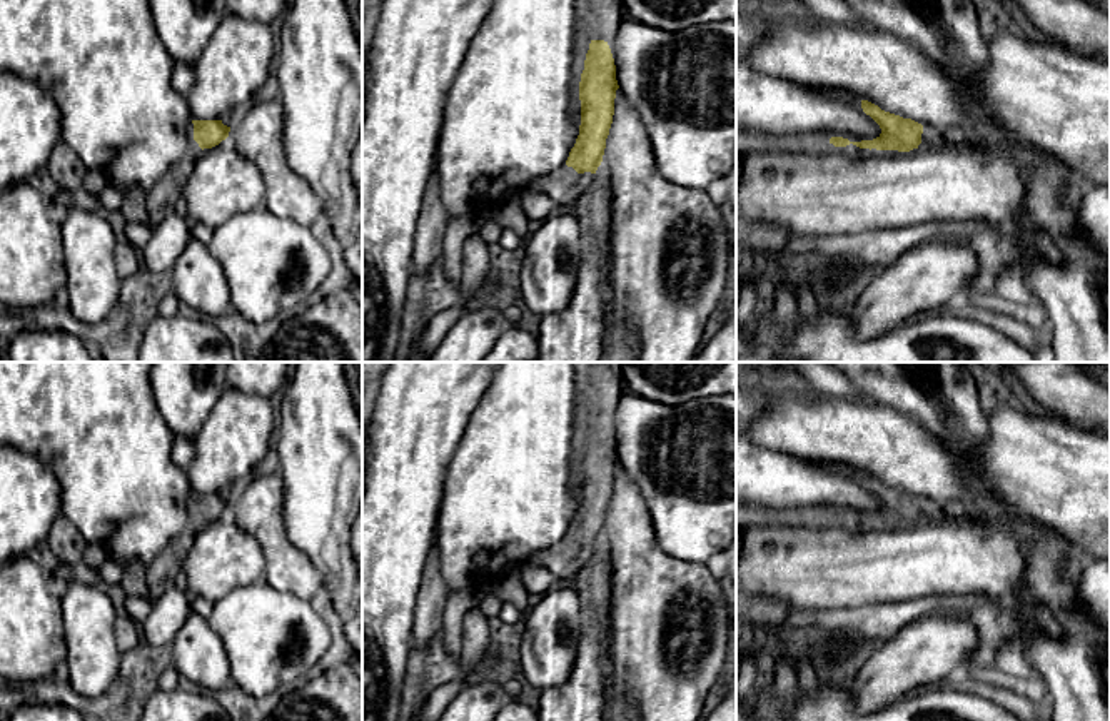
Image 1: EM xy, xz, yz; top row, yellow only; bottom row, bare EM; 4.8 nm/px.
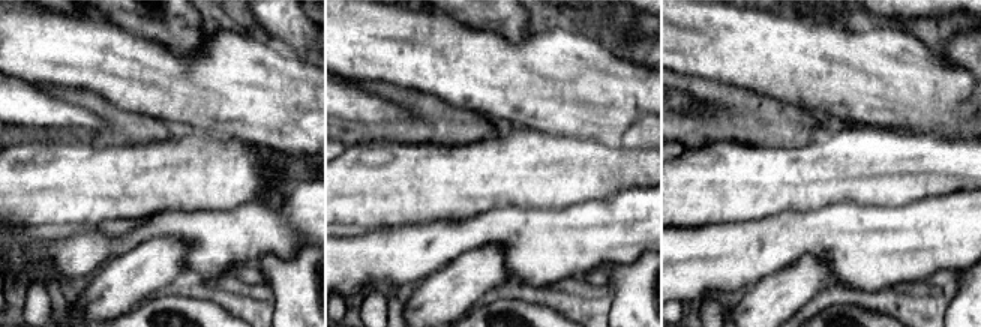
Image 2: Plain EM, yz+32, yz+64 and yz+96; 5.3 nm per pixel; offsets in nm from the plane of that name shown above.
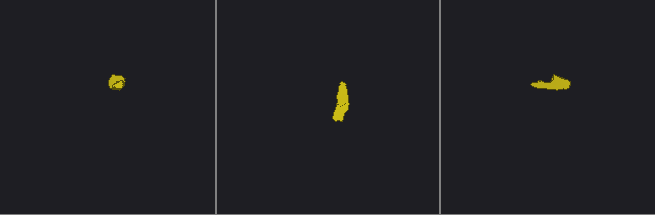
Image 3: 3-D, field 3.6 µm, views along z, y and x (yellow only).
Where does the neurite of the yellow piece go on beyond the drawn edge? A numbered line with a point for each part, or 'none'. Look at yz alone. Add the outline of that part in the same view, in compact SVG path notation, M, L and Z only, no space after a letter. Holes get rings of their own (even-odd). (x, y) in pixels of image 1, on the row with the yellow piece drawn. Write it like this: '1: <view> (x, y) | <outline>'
1: yz (847, 97) | M820 90L821 93L831 97L831 98L840 98L846 103L851 103L851 105L856 105L856 107L861 107L861 98L848 93L848 92L833 92L833 90Z
2: yz (932, 139) | M923 125L921 144L920 149L938 150L948 147L953 135L946 130L933 129L930 125Z

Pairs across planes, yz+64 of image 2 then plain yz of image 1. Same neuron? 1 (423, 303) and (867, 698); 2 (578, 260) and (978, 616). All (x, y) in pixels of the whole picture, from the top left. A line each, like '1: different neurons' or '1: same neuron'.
1: same neuron
2: same neuron

